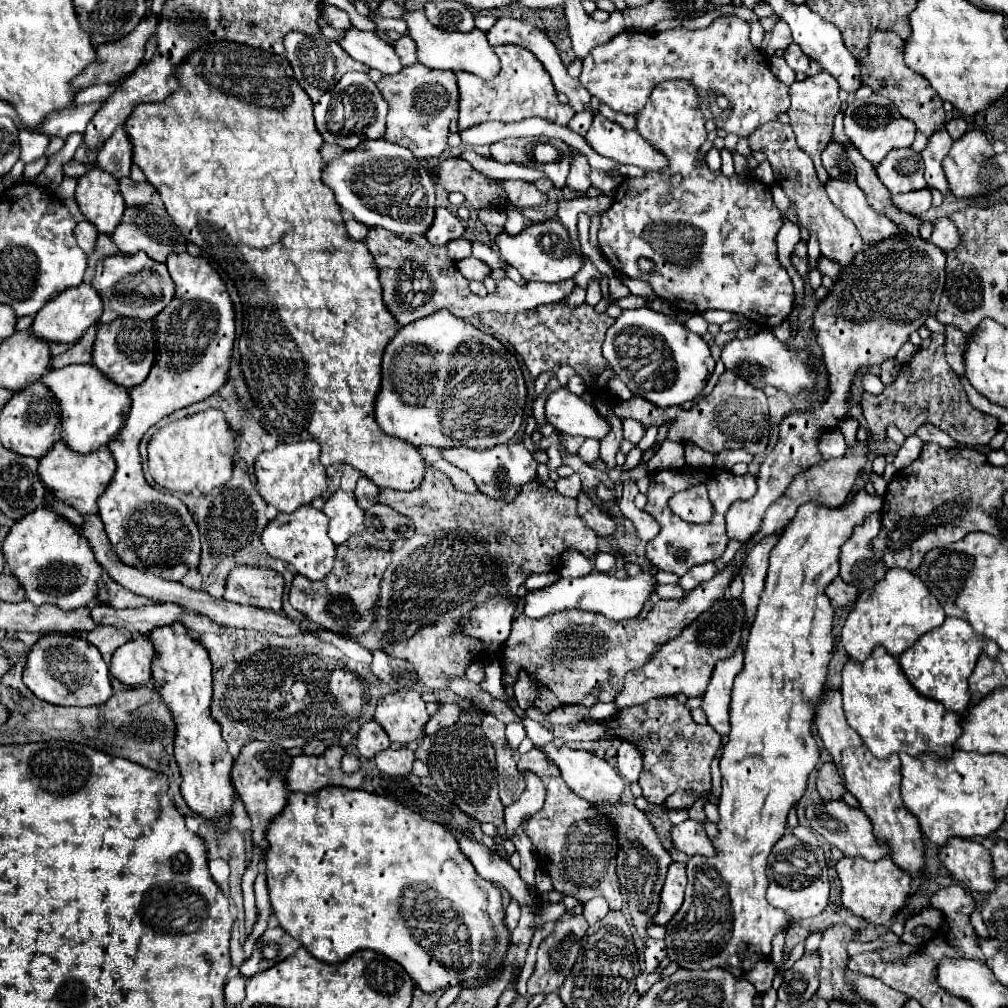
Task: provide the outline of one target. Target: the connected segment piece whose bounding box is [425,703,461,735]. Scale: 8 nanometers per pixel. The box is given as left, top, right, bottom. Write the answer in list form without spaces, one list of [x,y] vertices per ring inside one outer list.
[[[445,703],[445,705],[441,705],[441,707],[437,709],[437,713],[429,719],[425,733],[429,735],[429,733],[439,731],[439,729],[443,729],[443,727],[451,727],[453,723],[457,723],[459,711],[461,711],[461,707],[457,707],[455,703]]]

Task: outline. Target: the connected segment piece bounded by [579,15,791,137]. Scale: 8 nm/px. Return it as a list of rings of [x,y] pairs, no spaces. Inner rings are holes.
[[[725,15],[715,19],[707,29],[671,29],[663,33],[641,33],[641,31],[623,31],[617,37],[613,37],[609,43],[597,45],[585,59],[583,59],[583,71],[579,75],[581,85],[599,101],[609,105],[617,113],[637,115],[641,107],[651,97],[651,91],[655,85],[669,81],[669,79],[687,79],[691,85],[695,85],[699,95],[699,109],[707,121],[715,121],[719,129],[725,129],[727,133],[735,133],[739,137],[751,135],[759,125],[777,119],[781,113],[787,113],[789,109],[789,87],[781,83],[769,69],[765,57],[751,47],[749,41],[749,23],[735,17]],[[719,95],[725,97],[725,105],[721,103],[721,119],[719,119]]]

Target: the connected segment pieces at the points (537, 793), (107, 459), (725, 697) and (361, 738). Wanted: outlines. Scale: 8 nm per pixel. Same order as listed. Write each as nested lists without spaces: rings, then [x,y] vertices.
[[[525,771],[523,779],[525,779],[525,791],[519,795],[517,801],[505,807],[507,837],[513,835],[513,829],[517,829],[517,825],[525,815],[533,815],[537,809],[543,807],[543,799],[545,799],[543,783],[537,779],[535,773],[531,775],[531,771]]]
[[[57,441],[53,445],[53,449],[49,451],[49,455],[39,459],[37,473],[39,473],[41,481],[45,483],[45,489],[53,495],[55,501],[69,505],[83,515],[95,515],[97,513],[97,497],[105,491],[105,487],[109,485],[109,481],[115,473],[115,459],[107,447],[101,447],[89,455],[73,455],[65,447],[65,443]]]
[[[743,647],[737,649],[737,655],[723,659],[717,663],[709,687],[703,697],[701,709],[707,715],[709,725],[719,733],[727,735],[729,733],[729,703],[731,703],[731,687],[735,675],[743,667]]]
[[[367,721],[363,723],[363,727],[359,729],[357,735],[357,751],[361,757],[375,757],[379,751],[389,749],[391,741],[385,735],[385,731],[381,731],[381,725],[377,721]]]

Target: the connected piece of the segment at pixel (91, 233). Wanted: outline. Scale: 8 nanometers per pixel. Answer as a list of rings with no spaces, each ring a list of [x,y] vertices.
[[[87,221],[77,223],[75,227],[75,239],[79,243],[79,247],[85,251],[85,255],[91,255],[95,251],[95,241],[97,241],[97,229],[93,225],[89,225]]]

